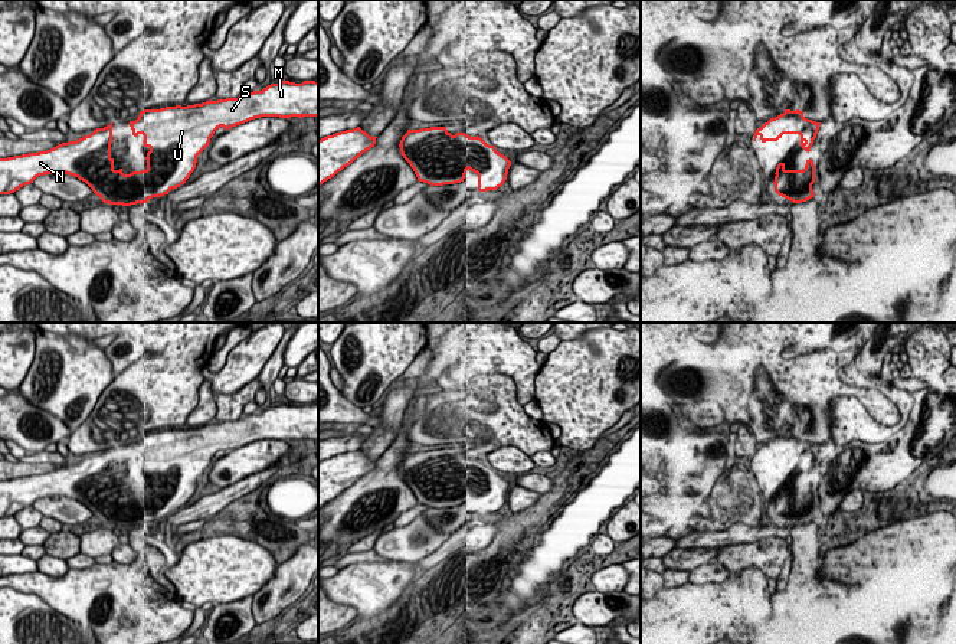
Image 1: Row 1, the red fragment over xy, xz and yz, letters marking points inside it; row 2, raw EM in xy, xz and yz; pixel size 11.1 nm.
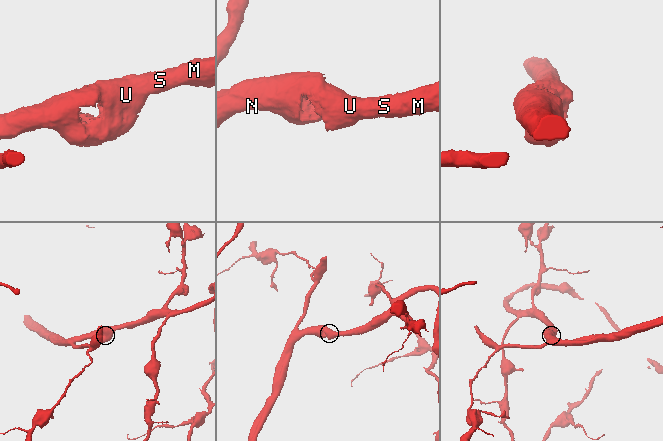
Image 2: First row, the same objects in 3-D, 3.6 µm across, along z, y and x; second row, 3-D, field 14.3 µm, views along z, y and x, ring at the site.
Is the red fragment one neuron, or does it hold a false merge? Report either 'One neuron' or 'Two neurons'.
One neuron

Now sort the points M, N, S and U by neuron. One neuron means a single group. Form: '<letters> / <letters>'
M N S U

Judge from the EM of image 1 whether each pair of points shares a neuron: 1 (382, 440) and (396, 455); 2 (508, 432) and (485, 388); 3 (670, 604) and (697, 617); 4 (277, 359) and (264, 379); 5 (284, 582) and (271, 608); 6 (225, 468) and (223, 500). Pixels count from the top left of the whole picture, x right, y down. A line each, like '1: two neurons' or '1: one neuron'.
1: two neurons
2: one neuron
3: two neurons
4: one neuron
5: one neuron
6: two neurons

